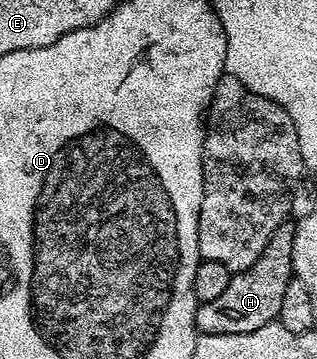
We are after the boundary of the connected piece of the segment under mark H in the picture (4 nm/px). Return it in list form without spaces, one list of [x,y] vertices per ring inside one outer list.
[[[286,221],[274,229],[267,249],[250,265],[250,269],[233,274],[230,285],[214,301],[202,303],[196,309],[196,330],[206,335],[229,335],[230,333],[254,333],[262,325],[275,323],[280,318],[282,296],[286,285],[294,278],[292,253],[295,222]]]

